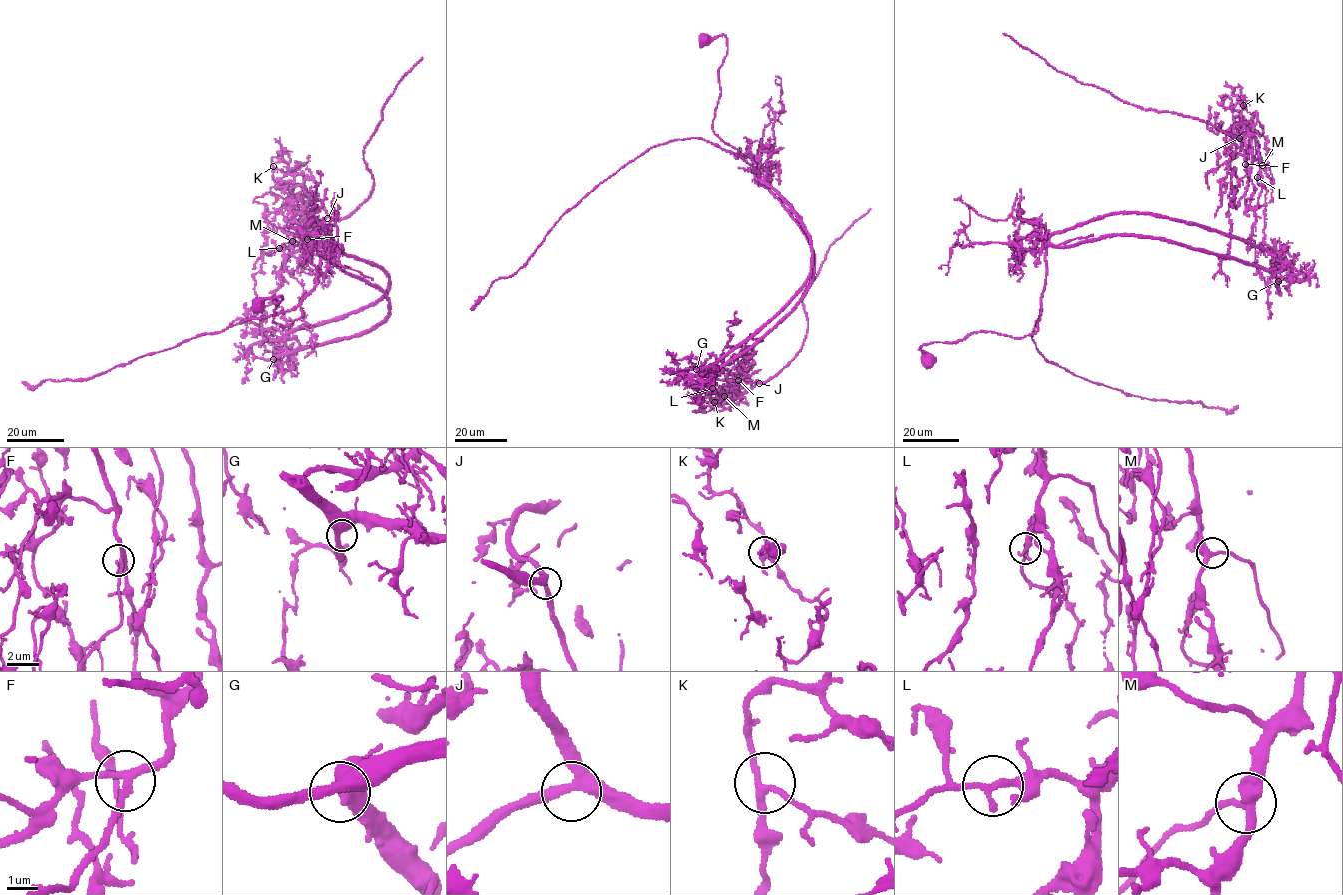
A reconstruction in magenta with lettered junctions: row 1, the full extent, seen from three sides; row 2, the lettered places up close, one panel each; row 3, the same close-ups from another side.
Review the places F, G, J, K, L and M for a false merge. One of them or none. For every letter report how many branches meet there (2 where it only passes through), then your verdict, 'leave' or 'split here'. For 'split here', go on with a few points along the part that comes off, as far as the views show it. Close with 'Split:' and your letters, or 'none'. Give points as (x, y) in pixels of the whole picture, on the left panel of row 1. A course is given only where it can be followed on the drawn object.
F: 3 branches meet; leave
G: 2 branches meet; leave
J: 3 branches meet; leave
K: 3 branches meet; leave
L: 2 branches meet; split here; foreign part runs (279, 248), (293, 242), (313, 199), (341, 219), (370, 194), (373, 178), (363, 149), (385, 103), (423, 57)
M: 3 branches meet; leave
Split: L

